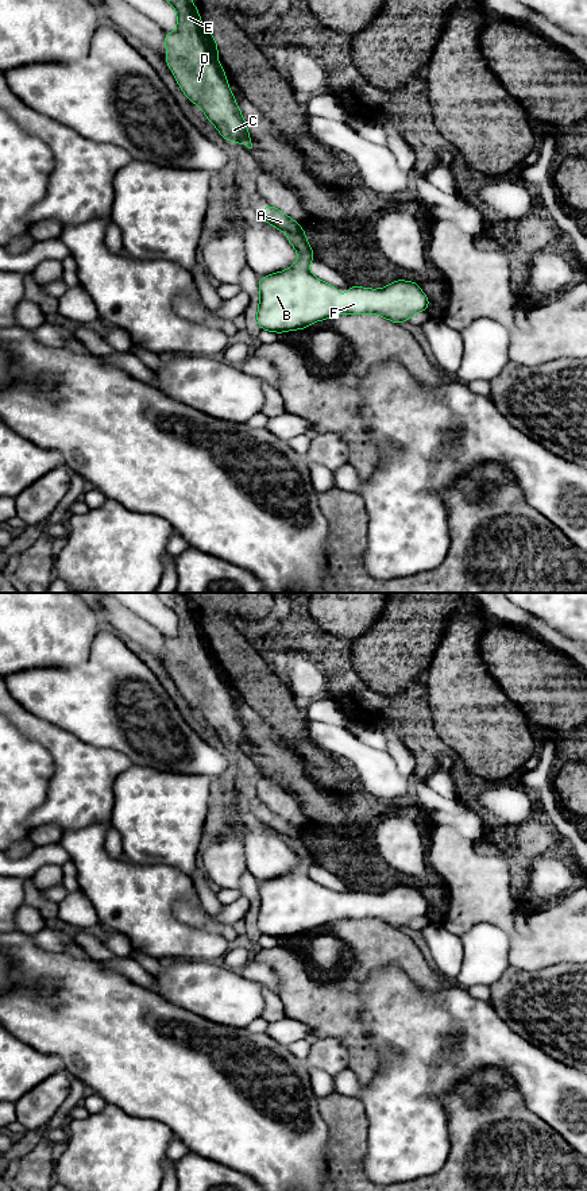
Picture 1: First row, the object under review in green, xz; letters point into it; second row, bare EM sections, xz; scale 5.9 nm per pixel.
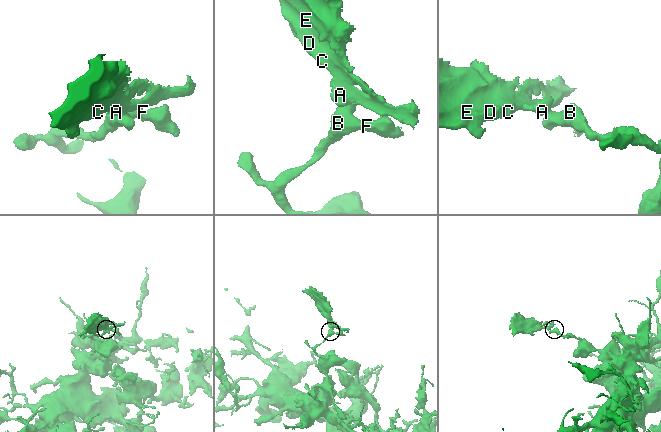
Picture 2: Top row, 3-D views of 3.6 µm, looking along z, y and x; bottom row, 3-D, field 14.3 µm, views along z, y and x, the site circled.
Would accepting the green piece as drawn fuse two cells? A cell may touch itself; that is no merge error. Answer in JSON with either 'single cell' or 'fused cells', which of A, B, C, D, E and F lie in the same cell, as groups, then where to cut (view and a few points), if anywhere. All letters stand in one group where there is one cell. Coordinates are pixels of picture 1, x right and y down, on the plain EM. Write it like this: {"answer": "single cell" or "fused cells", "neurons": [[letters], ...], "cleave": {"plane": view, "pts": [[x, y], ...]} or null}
{"answer": "fused cells", "neurons": [["A", "C", "D", "E"], ["B", "F"]], "cleave": {"plane": "xz", "pts": [[302, 837], [288, 840]]}}

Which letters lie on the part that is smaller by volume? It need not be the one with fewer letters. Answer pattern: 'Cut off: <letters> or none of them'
Cut off: A, C, D, E

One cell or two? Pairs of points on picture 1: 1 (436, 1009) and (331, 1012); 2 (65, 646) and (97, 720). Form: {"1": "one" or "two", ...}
{"1": "two", "2": "two"}

